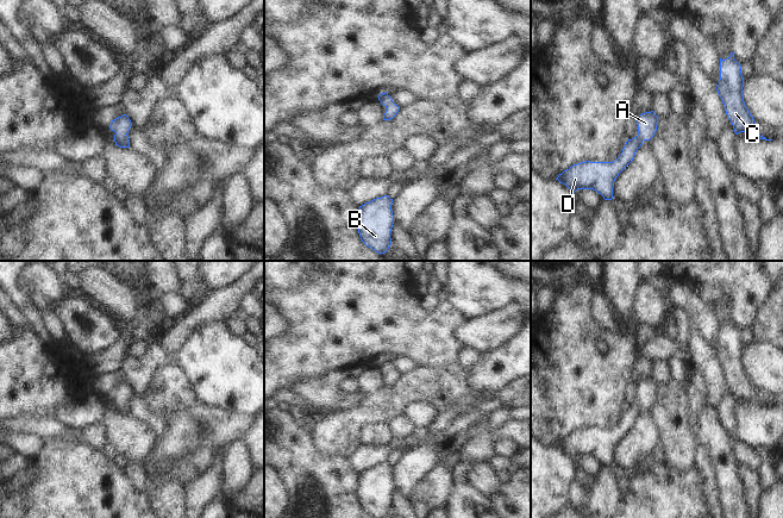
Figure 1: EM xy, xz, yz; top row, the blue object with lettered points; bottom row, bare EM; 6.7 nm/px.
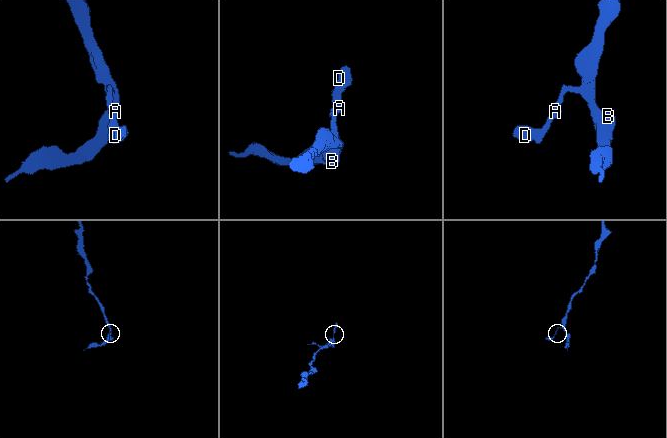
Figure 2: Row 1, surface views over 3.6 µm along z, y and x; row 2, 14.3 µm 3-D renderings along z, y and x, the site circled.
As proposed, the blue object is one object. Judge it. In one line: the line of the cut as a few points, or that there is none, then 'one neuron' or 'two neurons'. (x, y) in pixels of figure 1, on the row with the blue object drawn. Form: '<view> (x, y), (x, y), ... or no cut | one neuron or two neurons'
no cut | one neuron

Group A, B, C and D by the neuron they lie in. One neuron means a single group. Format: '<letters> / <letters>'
A B C D

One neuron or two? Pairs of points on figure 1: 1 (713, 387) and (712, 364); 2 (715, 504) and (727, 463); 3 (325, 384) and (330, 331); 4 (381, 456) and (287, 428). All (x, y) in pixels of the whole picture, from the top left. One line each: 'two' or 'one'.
1: one
2: two
3: two
4: two

